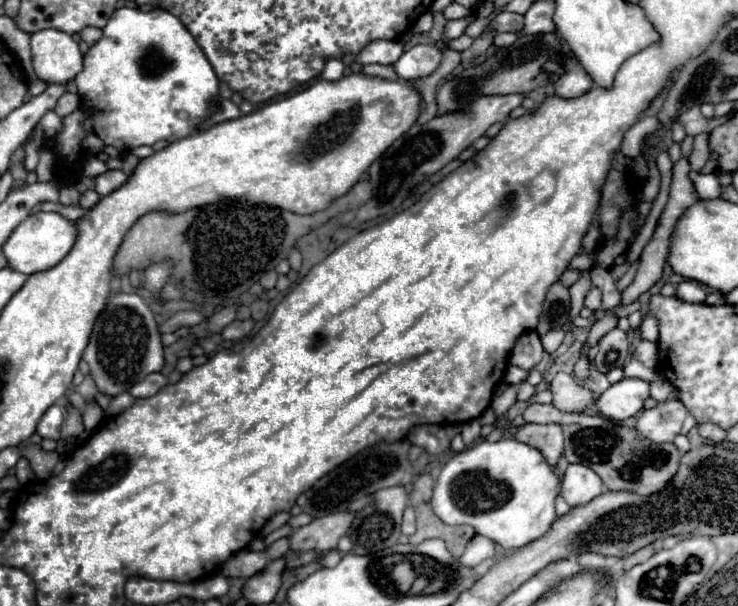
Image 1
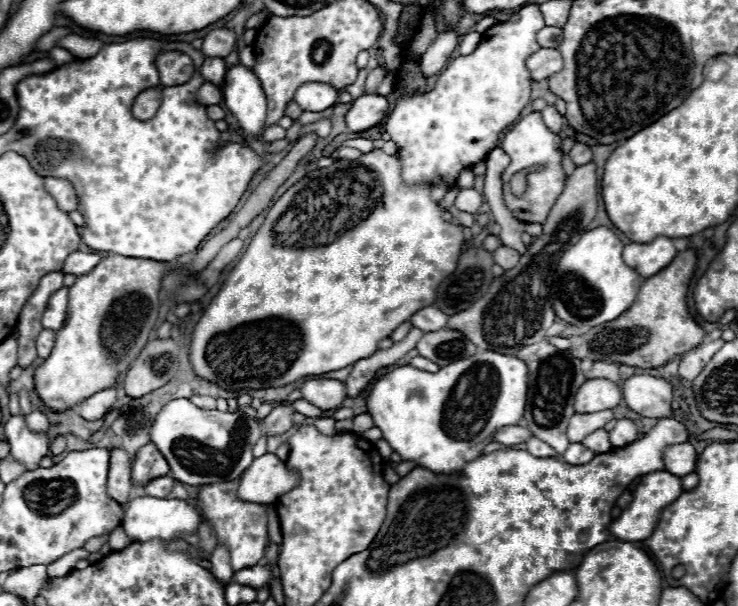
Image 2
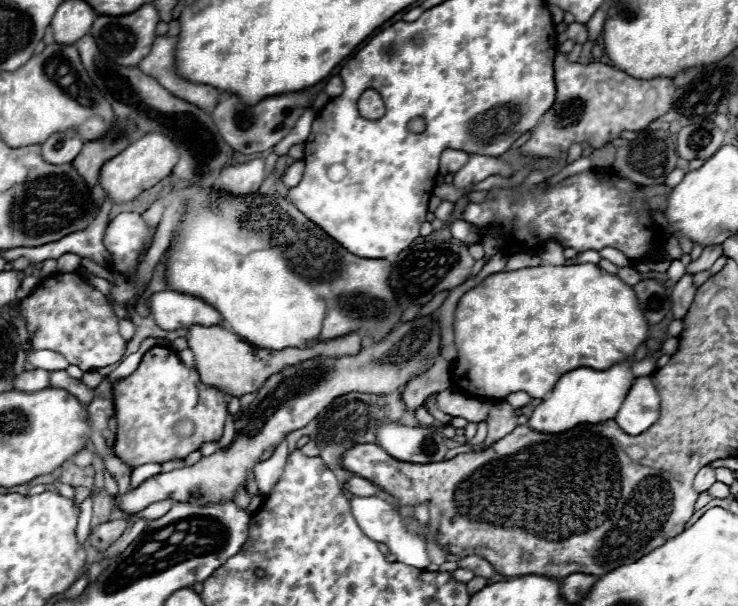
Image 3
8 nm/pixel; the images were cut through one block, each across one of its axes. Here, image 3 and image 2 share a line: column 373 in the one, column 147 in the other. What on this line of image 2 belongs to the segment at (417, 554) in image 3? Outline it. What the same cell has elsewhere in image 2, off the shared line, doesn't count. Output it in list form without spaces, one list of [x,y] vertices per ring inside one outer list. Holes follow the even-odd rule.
[[[140,496],[140,498],[134,498],[126,504],[122,528],[130,540],[142,540],[144,542],[144,540],[152,540],[152,538],[170,540],[172,536],[176,536],[180,532],[194,532],[194,530],[198,530],[200,522],[202,522],[200,514],[190,504],[186,504],[184,500]]]

